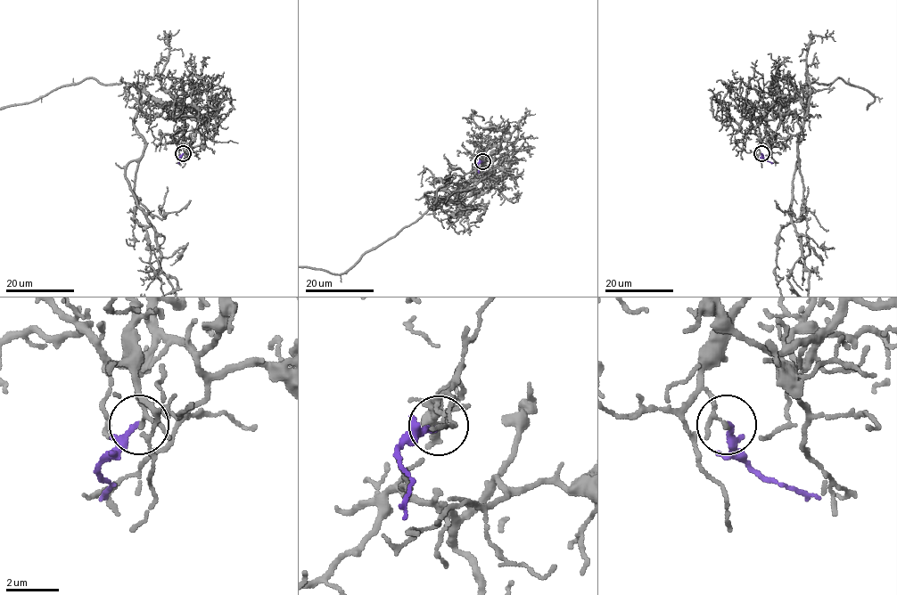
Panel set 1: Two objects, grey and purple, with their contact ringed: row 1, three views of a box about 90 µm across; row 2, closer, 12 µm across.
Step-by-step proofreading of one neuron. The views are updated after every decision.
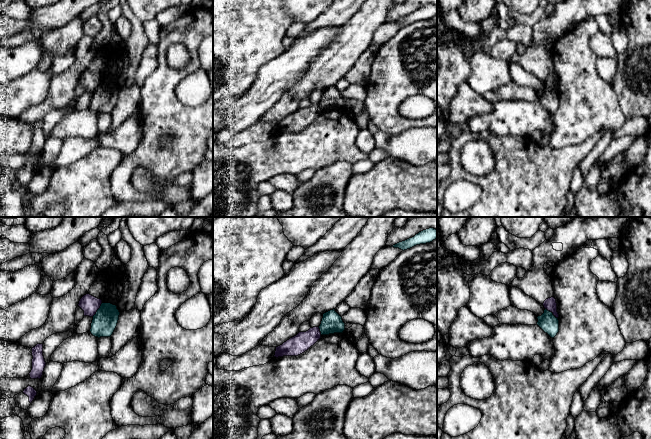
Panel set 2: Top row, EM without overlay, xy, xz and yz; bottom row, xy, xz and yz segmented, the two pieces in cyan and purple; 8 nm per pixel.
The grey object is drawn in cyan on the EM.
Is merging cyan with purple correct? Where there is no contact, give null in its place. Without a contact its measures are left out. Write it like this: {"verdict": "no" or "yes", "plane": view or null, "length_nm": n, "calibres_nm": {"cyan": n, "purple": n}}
{"verdict": "no", "plane": "xy", "length_nm": 140, "calibres_nm": {"cyan": 200, "purple": 150}}

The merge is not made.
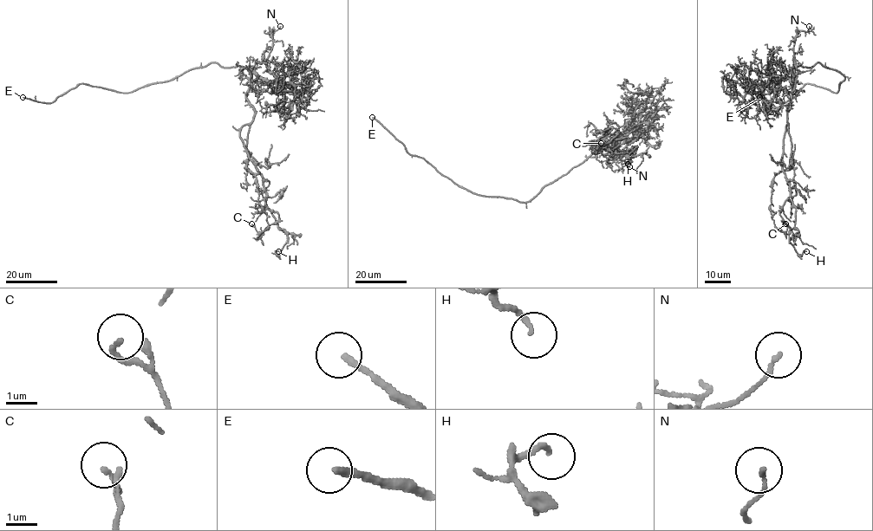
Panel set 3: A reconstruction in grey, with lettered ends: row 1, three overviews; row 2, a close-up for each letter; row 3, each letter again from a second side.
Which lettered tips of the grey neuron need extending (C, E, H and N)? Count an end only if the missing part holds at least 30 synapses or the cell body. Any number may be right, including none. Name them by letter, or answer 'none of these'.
E

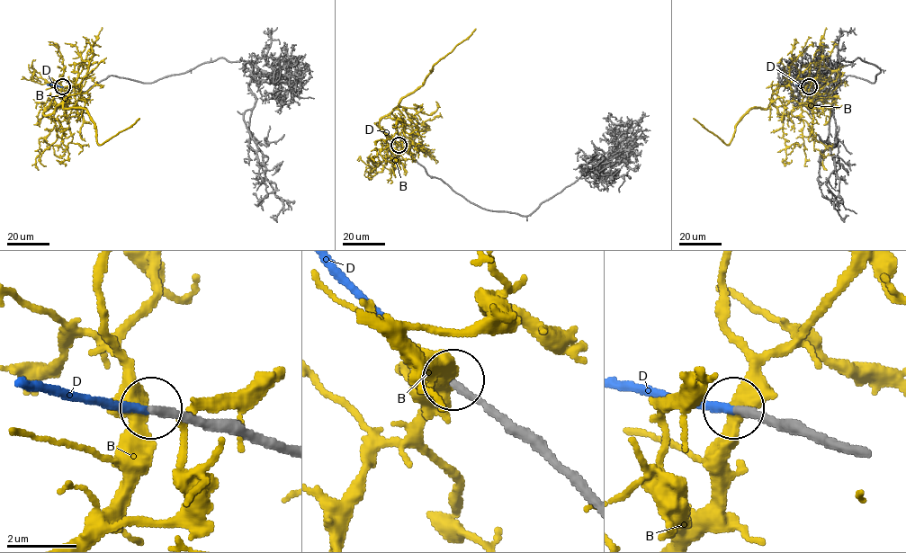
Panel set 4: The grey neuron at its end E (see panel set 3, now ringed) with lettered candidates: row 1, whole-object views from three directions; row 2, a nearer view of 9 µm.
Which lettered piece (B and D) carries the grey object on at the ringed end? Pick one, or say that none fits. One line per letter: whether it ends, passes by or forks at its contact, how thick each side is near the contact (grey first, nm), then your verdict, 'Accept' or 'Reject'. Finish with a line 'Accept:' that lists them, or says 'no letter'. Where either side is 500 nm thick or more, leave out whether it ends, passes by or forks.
B: It forks there. Thickness 240 nm (grey) against 440 nm. Reject
D: It ends there. Thickness 240 nm (grey) against 220 nm. Accept
Accept: D

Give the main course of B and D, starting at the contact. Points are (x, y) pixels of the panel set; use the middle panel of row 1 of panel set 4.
B: (398, 145), (387, 138), (379, 121), (397, 107), (400, 101), (420, 87), (432, 66), (475, 29)
D: (399, 145), (383, 131)

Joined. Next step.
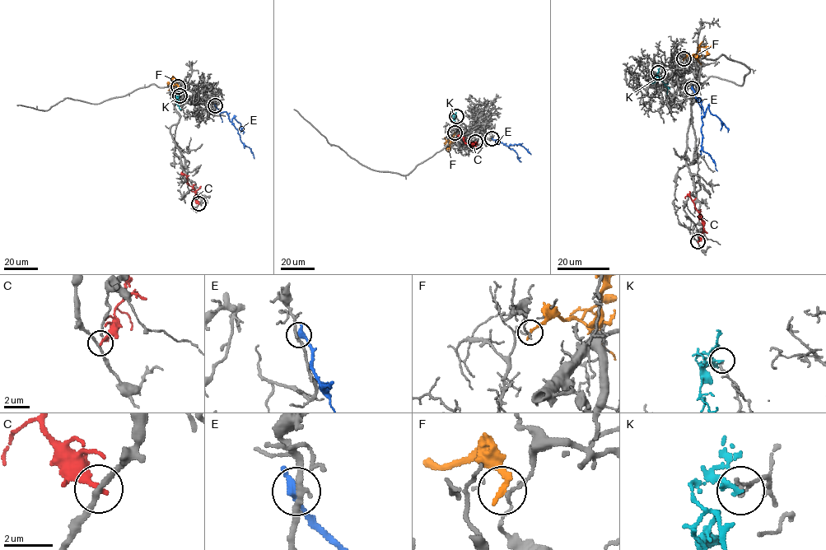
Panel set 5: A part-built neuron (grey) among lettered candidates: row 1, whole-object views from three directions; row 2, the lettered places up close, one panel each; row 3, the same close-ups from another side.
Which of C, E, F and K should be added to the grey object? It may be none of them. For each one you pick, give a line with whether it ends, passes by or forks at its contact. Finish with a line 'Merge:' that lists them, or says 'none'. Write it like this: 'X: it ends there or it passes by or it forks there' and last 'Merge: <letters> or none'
Merge: none

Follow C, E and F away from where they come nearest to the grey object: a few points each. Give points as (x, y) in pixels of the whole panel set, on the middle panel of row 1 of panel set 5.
C: (475, 142), (472, 146), (467, 144), (461, 134)
E: (492, 138), (508, 146), (520, 144), (531, 154)
F: (454, 132), (450, 137), (450, 147), (446, 149)

